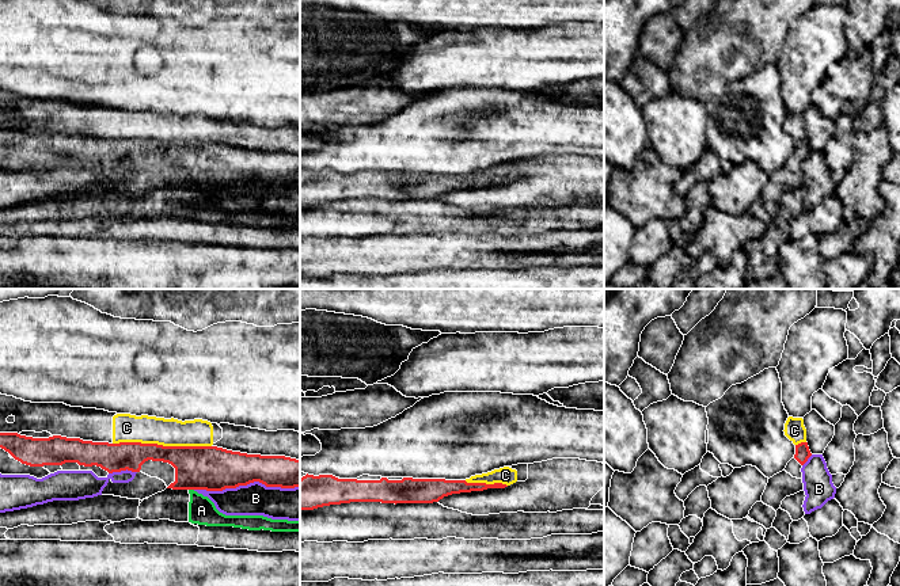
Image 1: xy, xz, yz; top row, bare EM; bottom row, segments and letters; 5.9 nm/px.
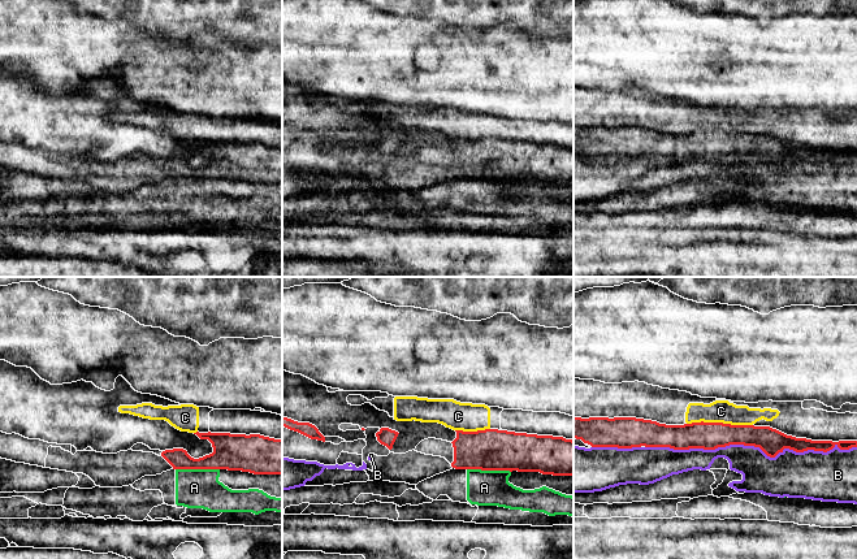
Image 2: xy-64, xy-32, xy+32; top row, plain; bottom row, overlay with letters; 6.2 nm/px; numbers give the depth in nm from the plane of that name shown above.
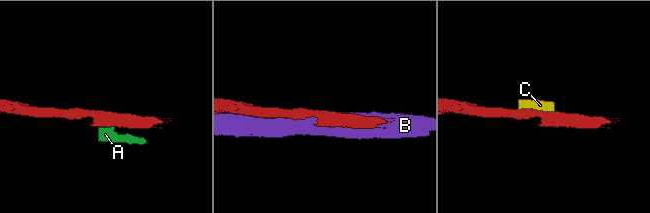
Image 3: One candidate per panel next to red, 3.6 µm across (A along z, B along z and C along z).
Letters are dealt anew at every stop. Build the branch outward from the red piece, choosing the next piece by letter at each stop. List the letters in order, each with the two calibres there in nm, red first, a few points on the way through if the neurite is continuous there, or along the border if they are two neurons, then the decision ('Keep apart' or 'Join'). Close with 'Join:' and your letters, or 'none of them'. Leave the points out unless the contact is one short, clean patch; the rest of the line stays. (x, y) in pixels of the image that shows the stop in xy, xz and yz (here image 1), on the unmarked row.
A: Thickness 260 nm (red) against 160 nm. Boundary: xy (189, 185), (193, 186). Keep apart
B: Thickness 260 nm (red) against 190 nm. Keep apart
C: Thickness 260 nm (red) against 170 nm. Keep apart
Join: none of them

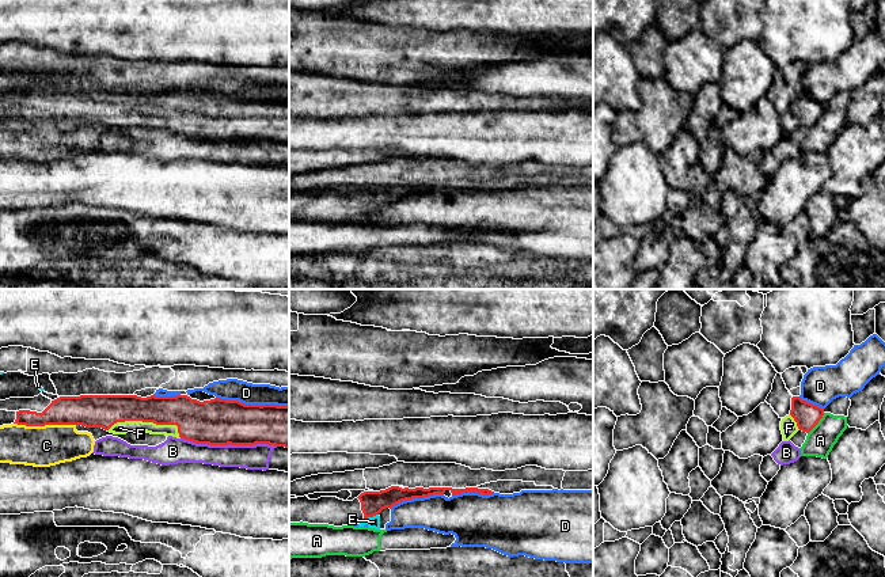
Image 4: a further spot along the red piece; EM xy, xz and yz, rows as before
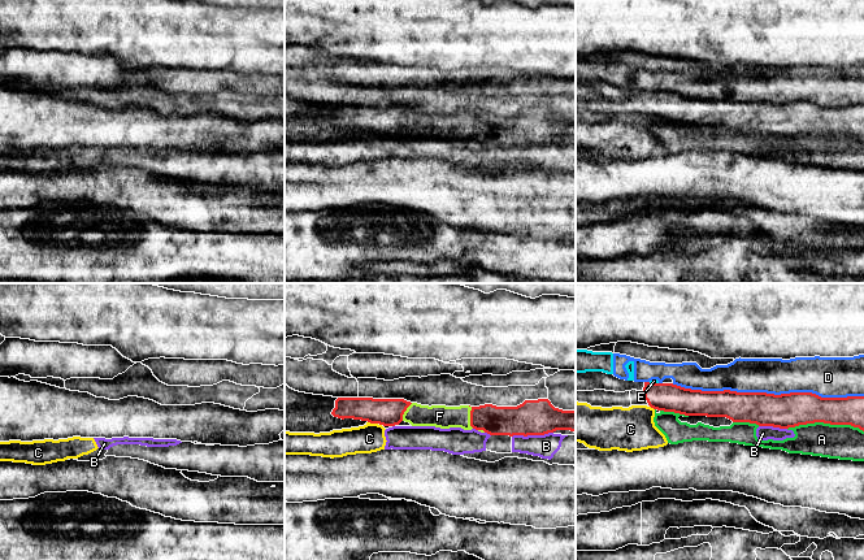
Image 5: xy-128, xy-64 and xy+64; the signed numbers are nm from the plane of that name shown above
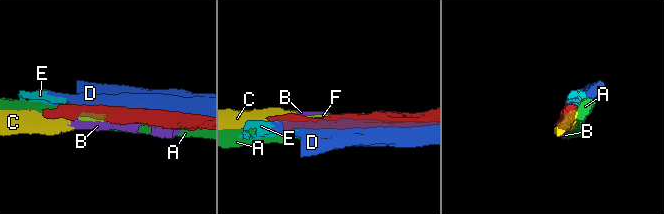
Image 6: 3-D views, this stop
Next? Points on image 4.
A: Thickness 150 nm (red) against 170 nm. Keep apart
B: Thickness 280 nm (red) against 150 nm. Keep apart
C: Thickness 180 nm (red) against 240 nm. Boundary: xy (14, 118), (25, 121), (75, 121). Keep apart
D: Thickness 280 nm (red) against 130 nm. Keep apart
E: Thickness 140 nm (red) against 70 nm. Boundary: xz (378, 209), (364, 215). Keep apart
F: Thickness 200 nm (red) against 80 nm. Join
Join: F

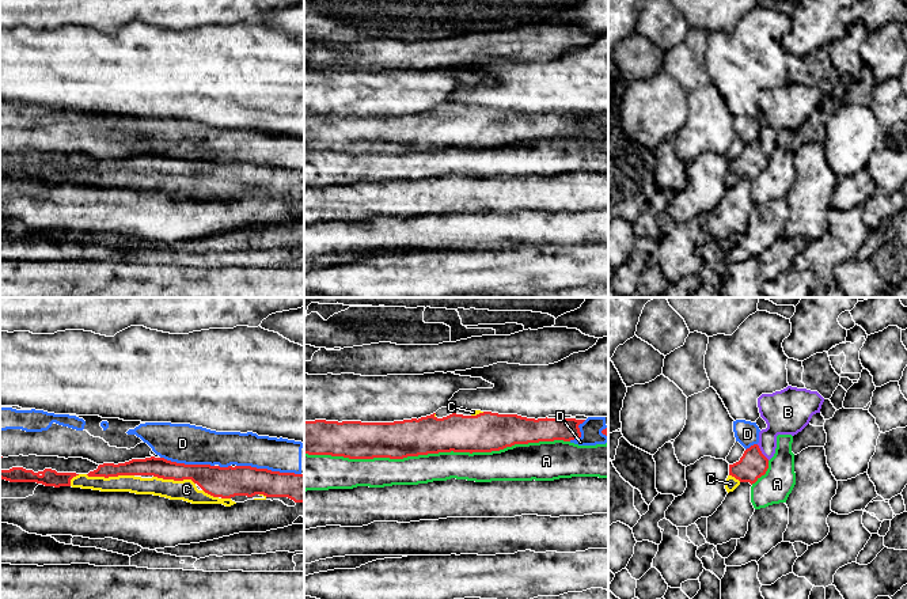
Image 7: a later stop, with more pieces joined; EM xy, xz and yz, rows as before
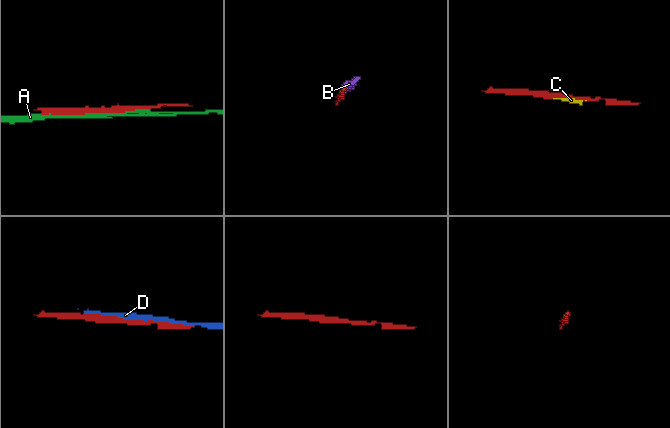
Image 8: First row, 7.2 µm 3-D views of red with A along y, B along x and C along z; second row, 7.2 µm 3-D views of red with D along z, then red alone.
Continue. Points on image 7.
A: Thickness 220 nm (red) against 170 nm. Keep apart
B: Thickness 170 nm (red) against 200 nm. Keep apart
C: Thickness 110 nm (red) against 100 nm. Join
D: Thickness 180 nm (red) against 200 nm. Keep apart
Join: C

